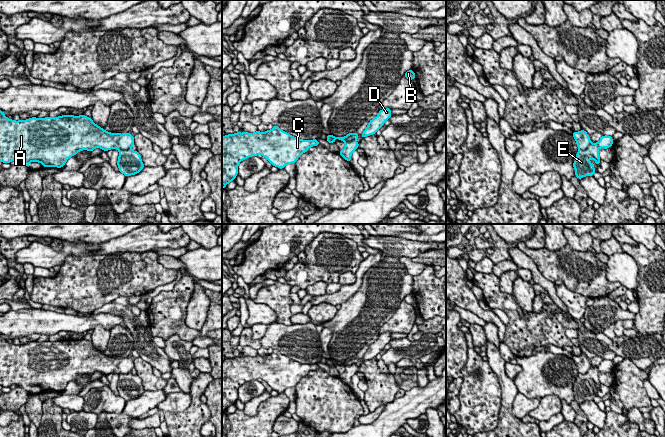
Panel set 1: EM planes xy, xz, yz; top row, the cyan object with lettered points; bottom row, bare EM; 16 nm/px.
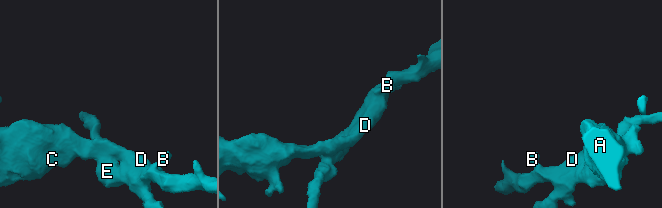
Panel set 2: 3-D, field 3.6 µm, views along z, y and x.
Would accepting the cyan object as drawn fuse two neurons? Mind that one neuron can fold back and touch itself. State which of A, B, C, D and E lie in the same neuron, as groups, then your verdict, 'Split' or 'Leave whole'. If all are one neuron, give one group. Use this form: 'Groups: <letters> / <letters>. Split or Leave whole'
Groups: A C D / B E. Split

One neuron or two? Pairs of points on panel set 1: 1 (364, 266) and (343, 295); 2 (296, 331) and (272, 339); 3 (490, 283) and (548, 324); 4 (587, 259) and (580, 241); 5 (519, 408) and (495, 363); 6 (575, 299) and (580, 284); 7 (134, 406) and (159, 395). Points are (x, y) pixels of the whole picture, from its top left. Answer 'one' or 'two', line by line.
1: one
2: one
3: one
4: two
5: two
6: two
7: one

